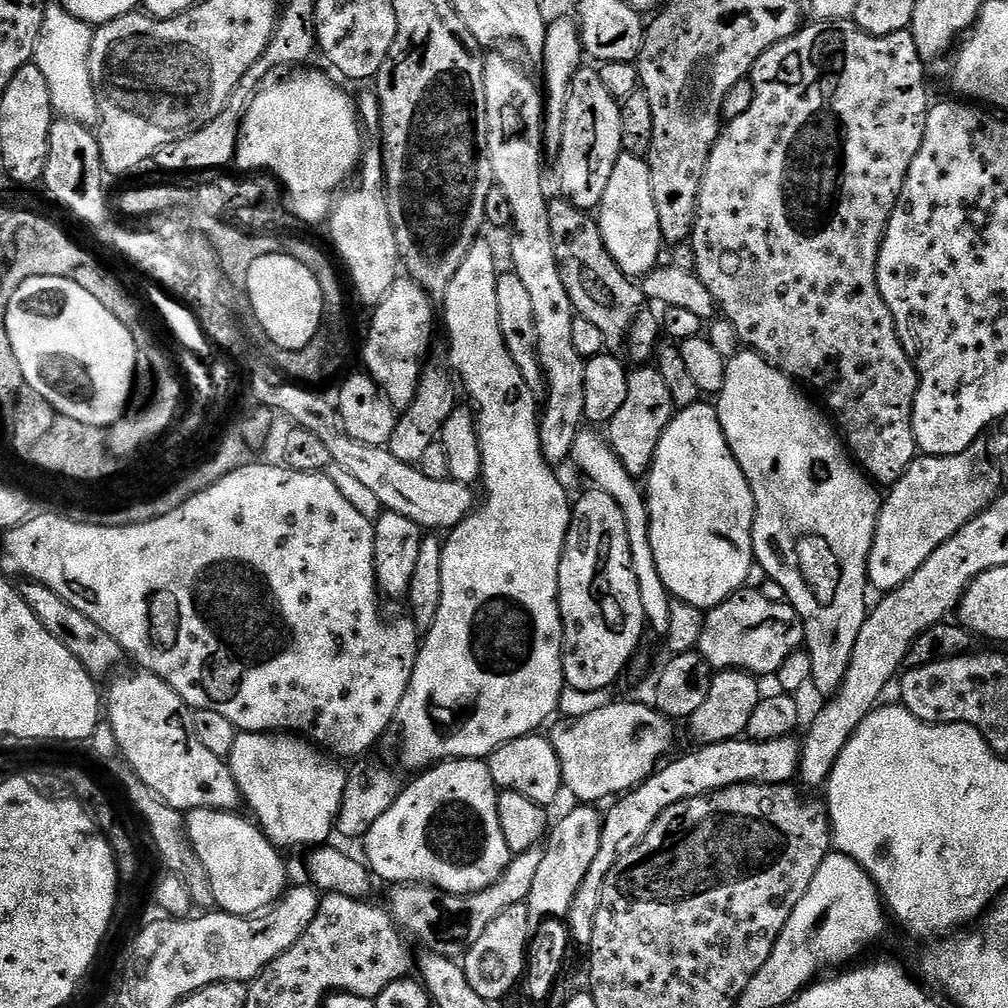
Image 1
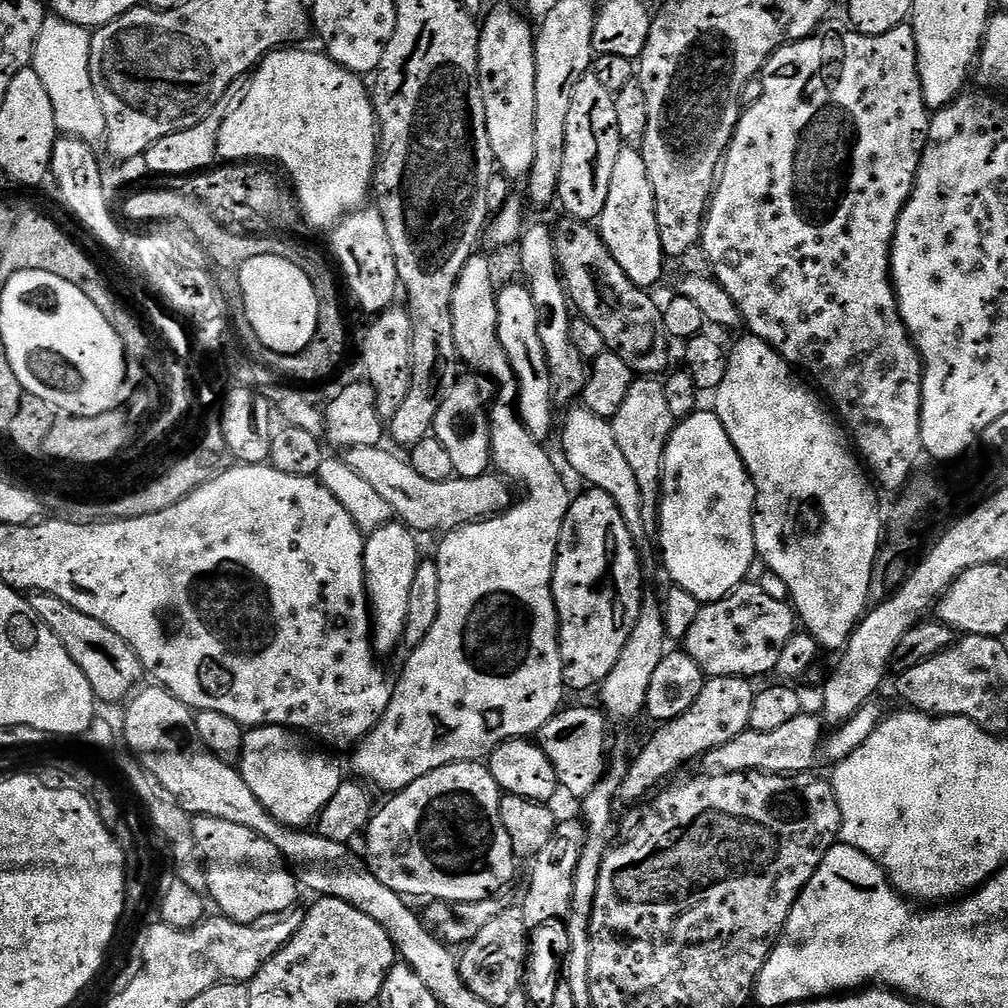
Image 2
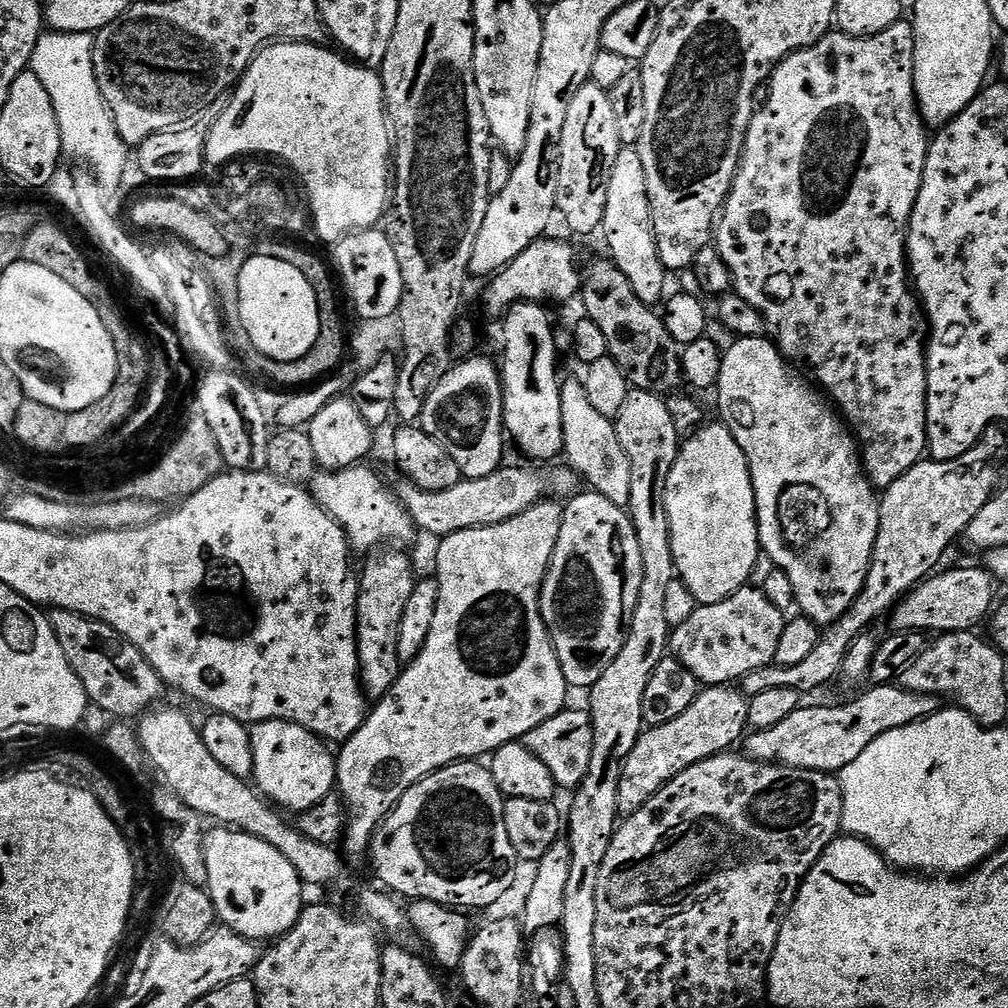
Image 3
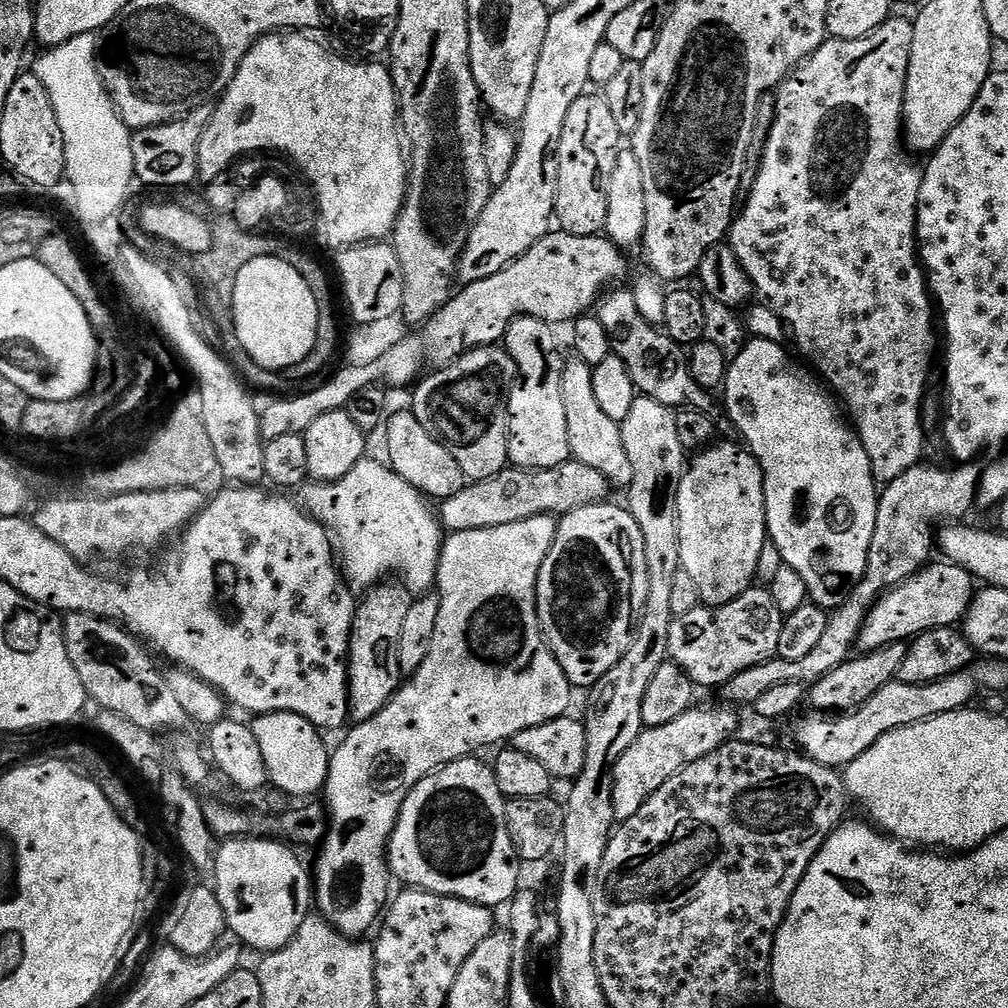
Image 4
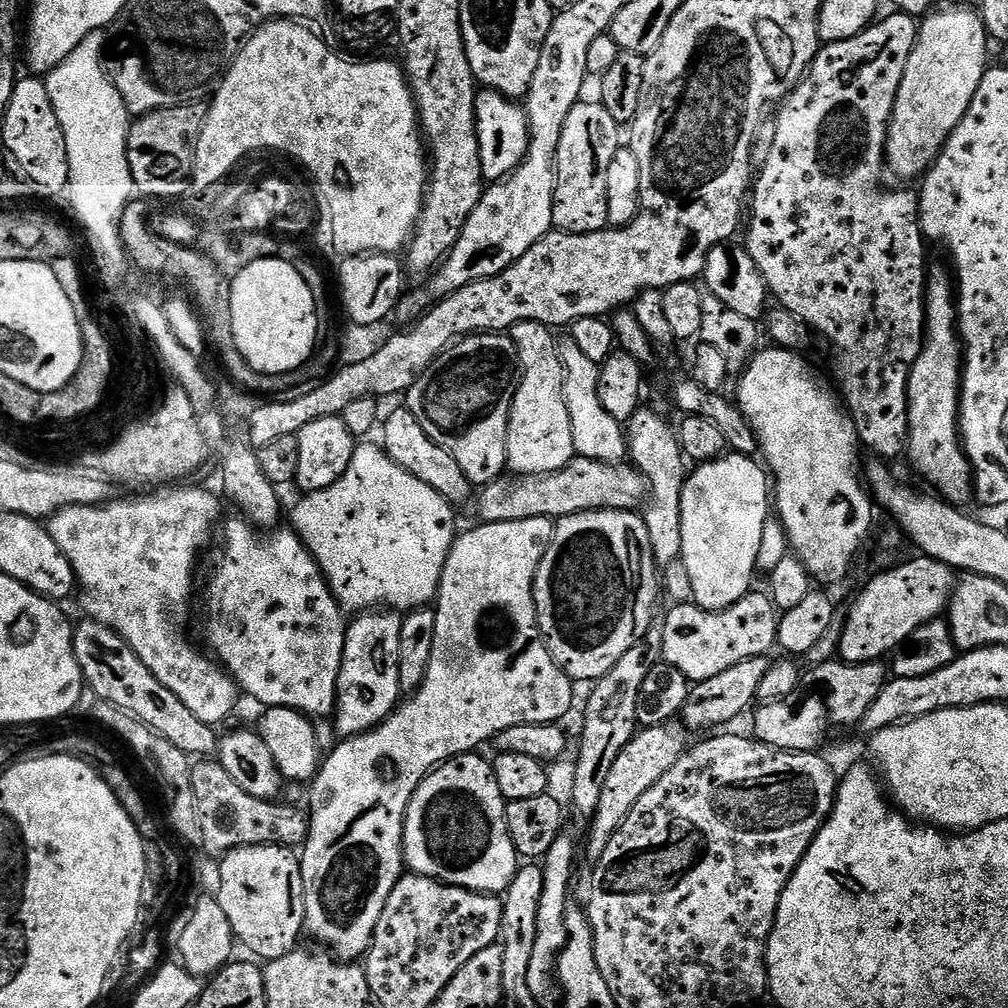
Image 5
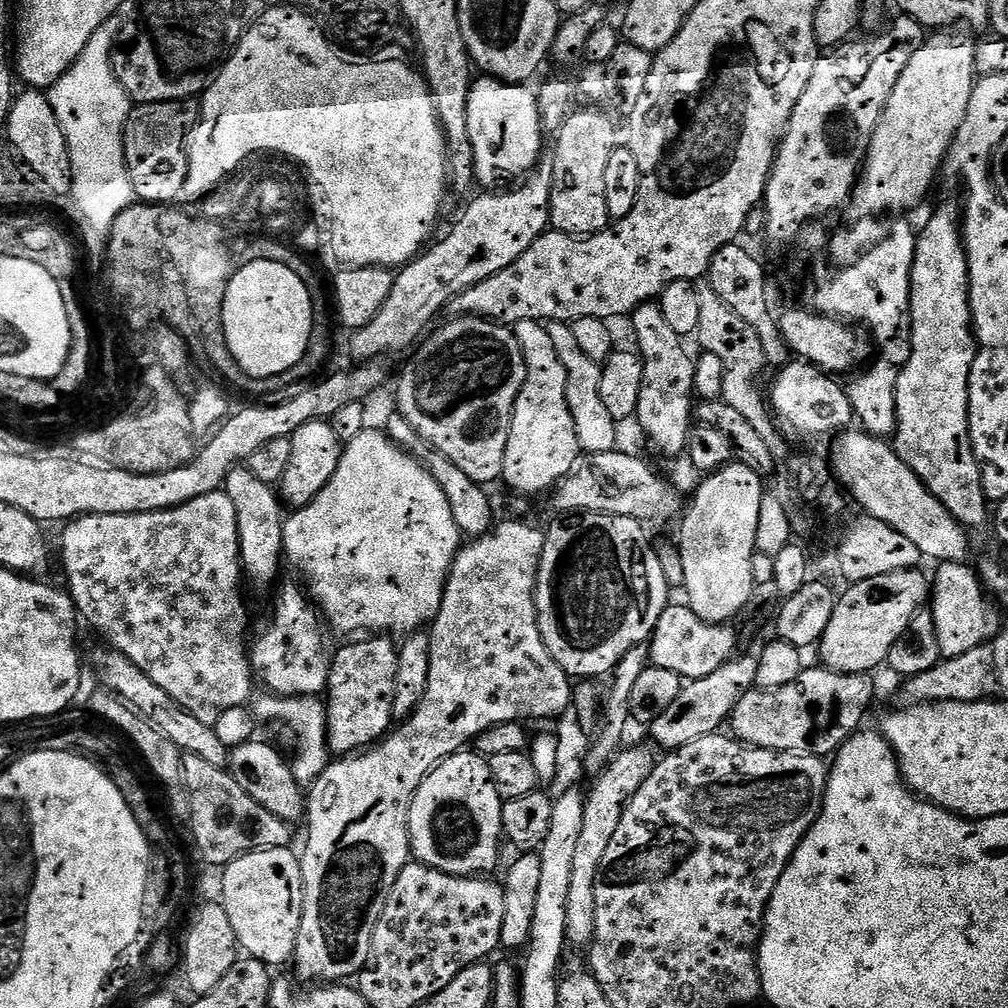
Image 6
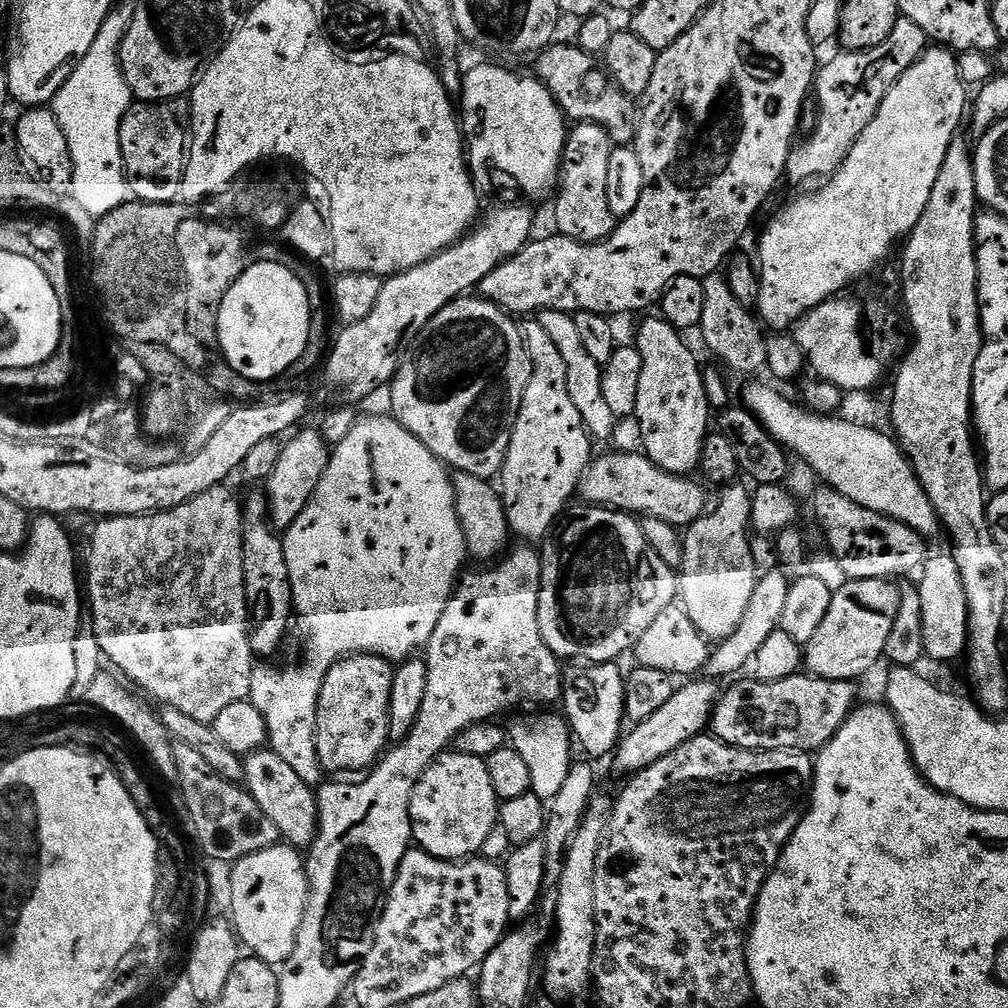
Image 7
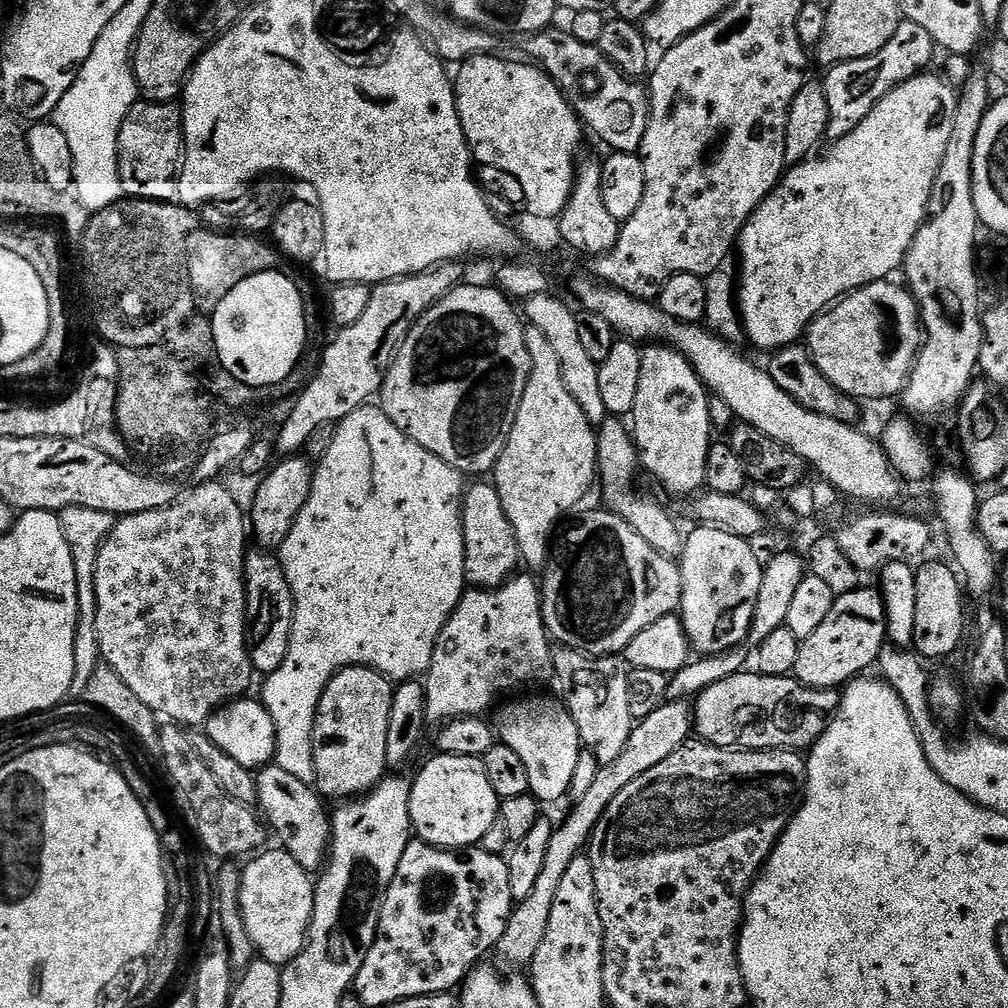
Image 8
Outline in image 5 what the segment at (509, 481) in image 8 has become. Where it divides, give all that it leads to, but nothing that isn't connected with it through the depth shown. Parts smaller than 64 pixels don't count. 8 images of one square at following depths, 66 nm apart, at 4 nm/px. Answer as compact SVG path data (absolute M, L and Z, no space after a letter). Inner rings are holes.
M519 320L510 329L510 335L516 348L518 383L508 419L506 468L517 476L545 476L565 468L576 455L570 410L566 410L566 398L562 394L564 371L560 346L557 337L552 337L553 329L538 322Z

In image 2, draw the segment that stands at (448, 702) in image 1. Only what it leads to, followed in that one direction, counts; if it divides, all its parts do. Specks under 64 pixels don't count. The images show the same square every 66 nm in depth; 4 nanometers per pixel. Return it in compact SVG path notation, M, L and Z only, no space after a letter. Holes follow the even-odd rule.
M473 254L466 262L462 274L456 283L454 298L452 299L452 317L454 318L454 342L456 349L460 352L461 361L468 364L473 373L479 374L492 381L494 388L494 403L490 408L492 425L490 426L490 442L492 443L492 464L497 473L503 474L509 481L521 480L528 493L524 496L524 501L513 503L512 507L501 512L499 516L490 516L487 520L479 520L476 524L467 524L461 528L455 528L453 532L447 533L440 544L440 549L434 554L434 561L438 568L439 577L439 599L438 614L434 621L433 629L426 634L426 638L416 648L407 653L408 661L404 664L404 669L400 672L400 681L395 681L390 706L386 706L386 714L374 726L374 730L369 736L364 737L359 744L355 745L352 756L352 768L361 781L369 785L381 788L387 794L401 792L406 786L418 782L426 774L438 770L447 764L457 764L463 760L483 761L492 755L492 749L497 748L499 744L504 744L508 740L519 740L521 738L532 738L539 733L550 718L554 718L556 713L561 711L564 698L566 700L566 685L564 683L564 671L562 670L562 658L560 657L560 623L558 614L554 606L552 597L552 575L556 565L556 551L558 542L562 534L562 526L566 514L570 510L574 496L568 493L568 488L564 485L564 480L560 477L560 472L556 469L556 464L552 461L550 453L544 449L545 445L541 441L535 440L526 430L526 426L520 421L520 414L517 408L518 389L516 386L516 375L506 358L506 350L502 348L502 342L498 338L498 302L496 294L498 284L492 281L492 264L481 254Z

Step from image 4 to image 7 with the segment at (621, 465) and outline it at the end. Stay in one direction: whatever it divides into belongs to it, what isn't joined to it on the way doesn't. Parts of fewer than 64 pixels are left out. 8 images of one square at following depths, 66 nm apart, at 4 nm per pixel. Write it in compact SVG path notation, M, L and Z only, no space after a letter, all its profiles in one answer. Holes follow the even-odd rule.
M546 310L539 313L538 319L550 334L554 346L558 346L562 362L566 362L566 390L570 390L570 399L574 401L574 406L578 406L578 414L582 414L582 422L589 436L596 442L606 439L615 430L618 417L610 411L610 405L602 395L603 367L594 362L594 358L590 358L590 353L582 346L582 338L574 327L574 315L558 310Z

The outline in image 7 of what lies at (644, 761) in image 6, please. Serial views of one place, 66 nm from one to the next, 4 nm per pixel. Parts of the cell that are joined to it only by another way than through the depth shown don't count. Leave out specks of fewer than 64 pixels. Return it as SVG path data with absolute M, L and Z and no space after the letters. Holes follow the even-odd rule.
M593 795L592 801L588 803L586 814L574 834L574 838L568 843L568 850L564 853L564 869L560 880L554 886L556 894L556 937L552 940L552 949L547 952L542 960L542 972L544 968L544 988L552 996L560 1000L572 1000L580 996L584 991L593 987L592 963L596 953L596 911L594 910L594 870L598 866L598 850L604 841L608 819L612 816L613 797Z

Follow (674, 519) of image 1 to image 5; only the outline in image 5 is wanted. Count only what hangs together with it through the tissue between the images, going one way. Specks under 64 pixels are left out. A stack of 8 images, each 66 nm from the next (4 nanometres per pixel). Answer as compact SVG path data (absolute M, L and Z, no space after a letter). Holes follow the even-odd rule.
M725 454L691 469L685 479L680 505L682 506L681 557L690 574L692 600L708 612L721 612L734 606L753 591L752 575L757 575L756 559L762 543L763 526L770 519L770 476L750 456Z

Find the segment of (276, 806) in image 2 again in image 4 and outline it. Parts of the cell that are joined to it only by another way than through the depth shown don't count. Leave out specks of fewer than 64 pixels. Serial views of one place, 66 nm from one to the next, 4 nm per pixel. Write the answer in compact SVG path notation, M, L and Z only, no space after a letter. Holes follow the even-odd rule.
M271 712L265 716L256 716L253 721L251 721L250 727L252 729L252 733L254 734L254 738L258 738L258 746L262 750L262 762L266 762L266 770L268 771L268 779L271 787L276 787L278 791L285 792L288 796L308 796L304 798L315 797L312 795L314 795L315 792L317 795L317 793L323 789L326 778L328 777L328 762L330 759L330 748L327 748L327 746L324 745L324 740L320 737L323 736L321 729L315 728L306 718L302 718L298 714L290 714L289 712Z

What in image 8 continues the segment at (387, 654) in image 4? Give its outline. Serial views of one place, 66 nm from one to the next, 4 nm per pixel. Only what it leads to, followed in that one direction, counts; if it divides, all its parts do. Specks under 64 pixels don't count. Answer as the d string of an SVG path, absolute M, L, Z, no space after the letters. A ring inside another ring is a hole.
M343 668L326 686L312 735L314 787L321 797L347 802L371 792L385 779L389 771L386 729L390 727L393 691L393 681L372 668Z

